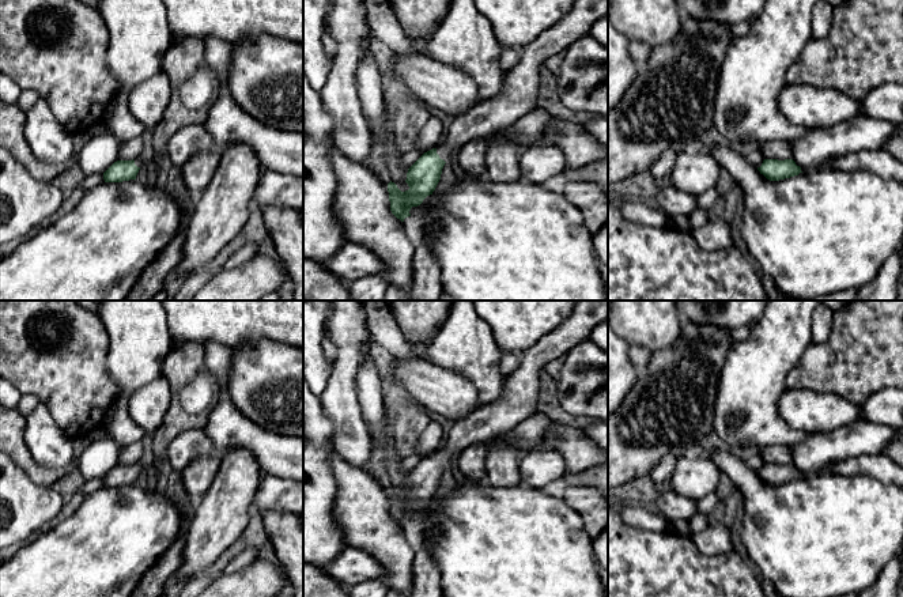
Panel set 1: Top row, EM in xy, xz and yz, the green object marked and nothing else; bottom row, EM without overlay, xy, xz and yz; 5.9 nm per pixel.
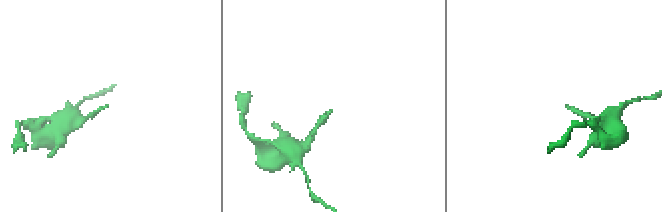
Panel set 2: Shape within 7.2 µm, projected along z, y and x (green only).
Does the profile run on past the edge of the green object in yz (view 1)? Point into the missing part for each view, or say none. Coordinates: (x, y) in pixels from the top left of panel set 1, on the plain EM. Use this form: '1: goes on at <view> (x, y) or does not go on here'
1: does not go on here

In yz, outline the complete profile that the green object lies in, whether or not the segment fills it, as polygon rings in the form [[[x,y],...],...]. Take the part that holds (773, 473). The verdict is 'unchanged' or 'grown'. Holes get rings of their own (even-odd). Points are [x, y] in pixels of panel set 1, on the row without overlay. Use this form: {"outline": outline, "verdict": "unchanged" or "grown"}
{"outline": [[[764,464],[757,475],[770,485],[785,484],[802,477],[793,464]]], "verdict": "unchanged"}

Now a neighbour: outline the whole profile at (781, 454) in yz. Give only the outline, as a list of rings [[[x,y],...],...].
[[[786,445],[767,446],[760,449],[757,456],[764,461],[764,464],[793,464],[791,446]]]

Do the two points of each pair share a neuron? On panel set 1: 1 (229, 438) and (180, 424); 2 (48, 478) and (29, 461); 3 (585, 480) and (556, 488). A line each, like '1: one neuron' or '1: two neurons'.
1: two neurons
2: one neuron
3: one neuron

